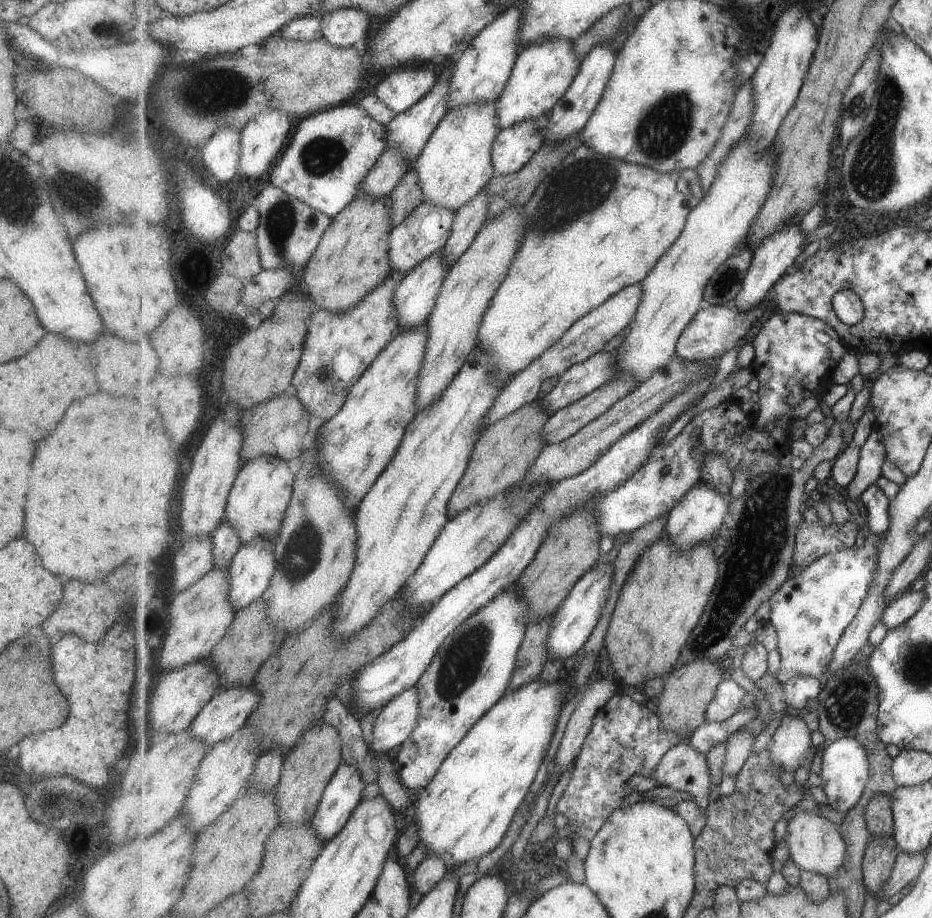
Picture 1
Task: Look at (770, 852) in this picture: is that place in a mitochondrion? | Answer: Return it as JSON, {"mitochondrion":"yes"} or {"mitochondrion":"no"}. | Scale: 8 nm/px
{"mitochondrion":"no"}

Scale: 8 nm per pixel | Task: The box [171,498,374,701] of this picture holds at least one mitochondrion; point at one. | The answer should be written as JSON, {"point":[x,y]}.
{"point":[304,547]}

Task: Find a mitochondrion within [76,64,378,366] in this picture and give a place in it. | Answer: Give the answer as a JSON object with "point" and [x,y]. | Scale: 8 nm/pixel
{"point":[227,91]}

